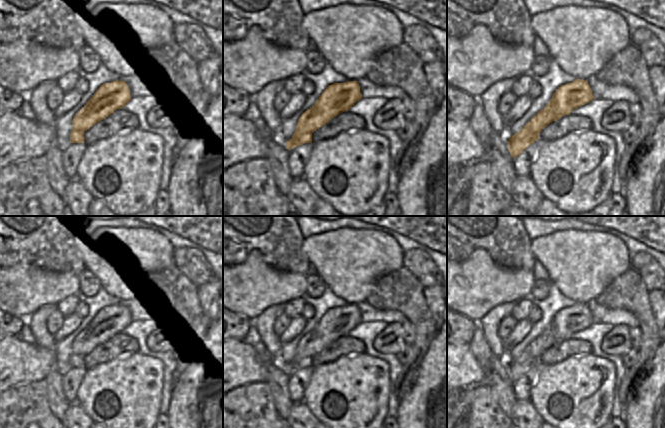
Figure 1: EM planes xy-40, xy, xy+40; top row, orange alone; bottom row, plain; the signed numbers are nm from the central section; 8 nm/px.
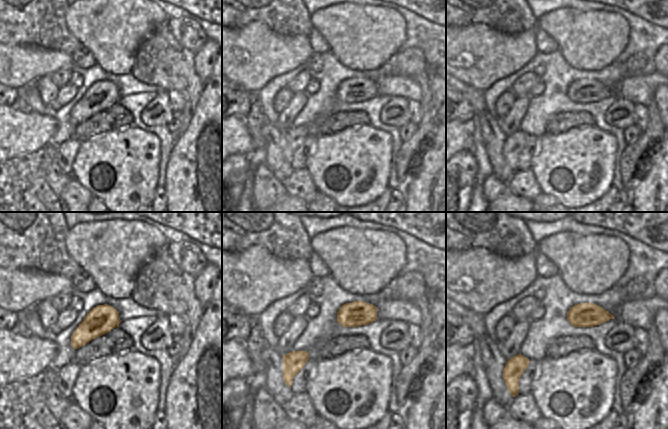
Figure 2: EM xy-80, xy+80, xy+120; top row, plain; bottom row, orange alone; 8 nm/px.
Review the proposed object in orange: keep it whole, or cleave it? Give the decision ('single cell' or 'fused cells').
fused cells

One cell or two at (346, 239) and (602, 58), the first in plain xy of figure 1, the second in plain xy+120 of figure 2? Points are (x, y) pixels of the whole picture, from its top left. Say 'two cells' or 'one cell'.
one cell

